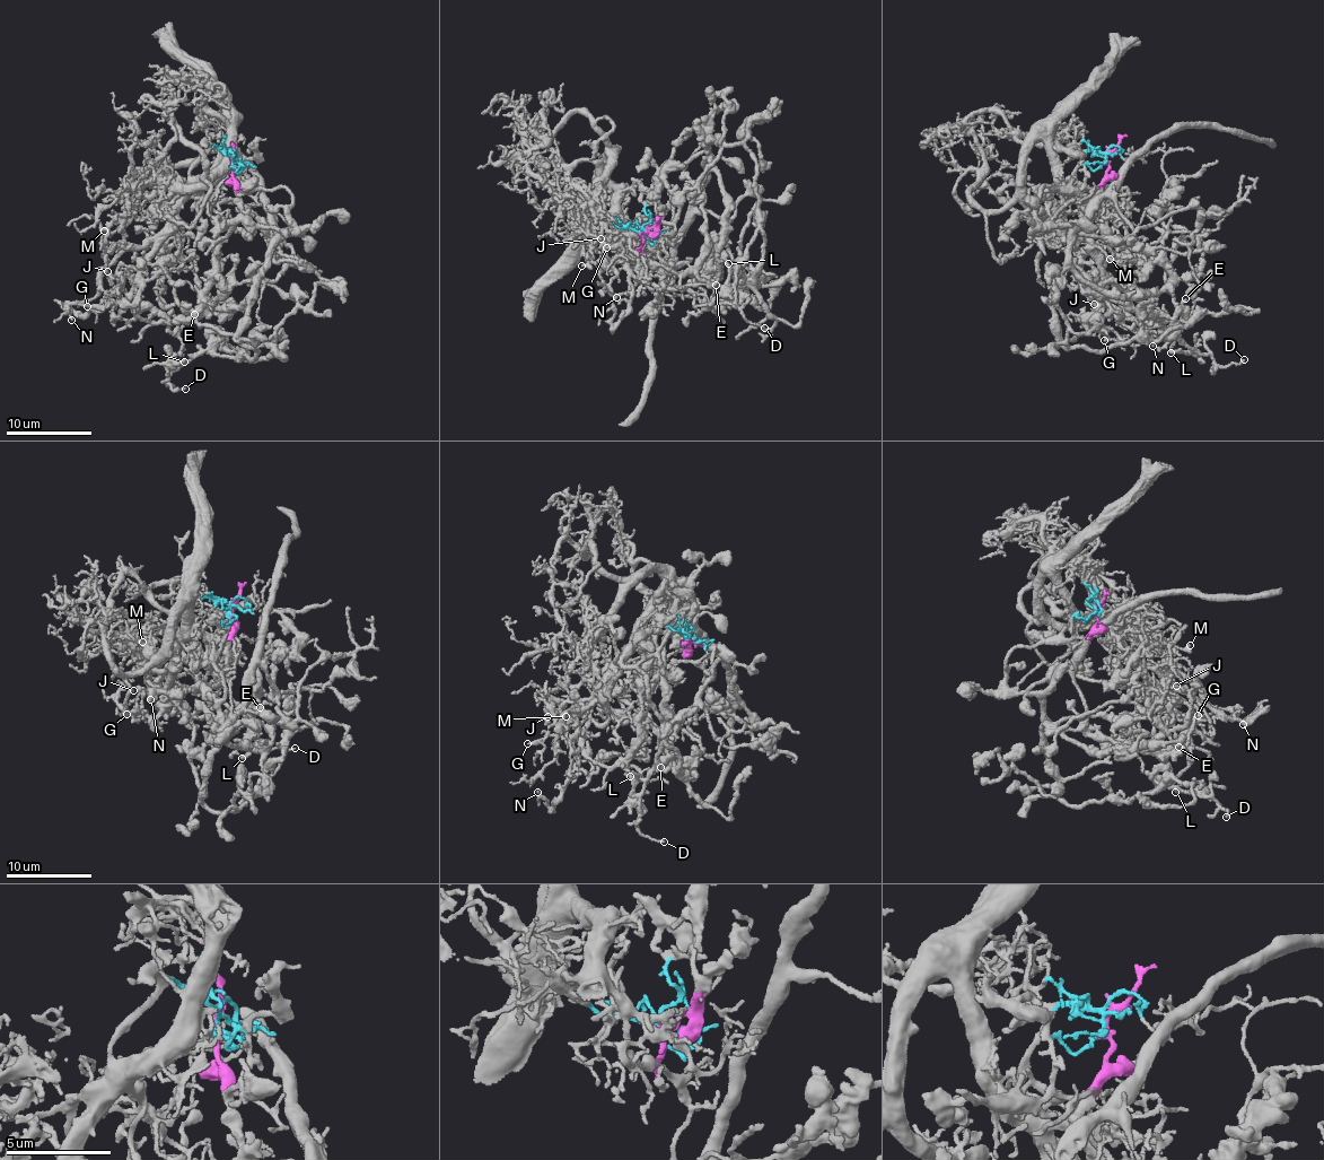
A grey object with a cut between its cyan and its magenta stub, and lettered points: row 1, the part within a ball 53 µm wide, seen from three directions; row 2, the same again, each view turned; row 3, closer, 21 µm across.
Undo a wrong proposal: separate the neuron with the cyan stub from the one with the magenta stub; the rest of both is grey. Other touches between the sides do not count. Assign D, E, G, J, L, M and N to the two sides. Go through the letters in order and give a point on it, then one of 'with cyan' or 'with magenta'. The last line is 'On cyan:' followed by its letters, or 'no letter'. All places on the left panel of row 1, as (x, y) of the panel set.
D: at (185, 389); with magenta
E: at (194, 314); with magenta
G: at (87, 306); with cyan
J: at (107, 271); with cyan
L: at (184, 362); with magenta
M: at (104, 230); with cyan
N: at (71, 320); with cyan
On cyan: G, J, M, N

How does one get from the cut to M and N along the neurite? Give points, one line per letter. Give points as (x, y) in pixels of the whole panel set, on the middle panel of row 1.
M: (642, 230), (615, 225), (605, 211), (612, 209), (624, 221), (615, 240), (584, 232), (590, 258), (581, 264)
N: (642, 230), (615, 225), (605, 212), (612, 209), (628, 220), (628, 280), (631, 295), (615, 323), (616, 296)

